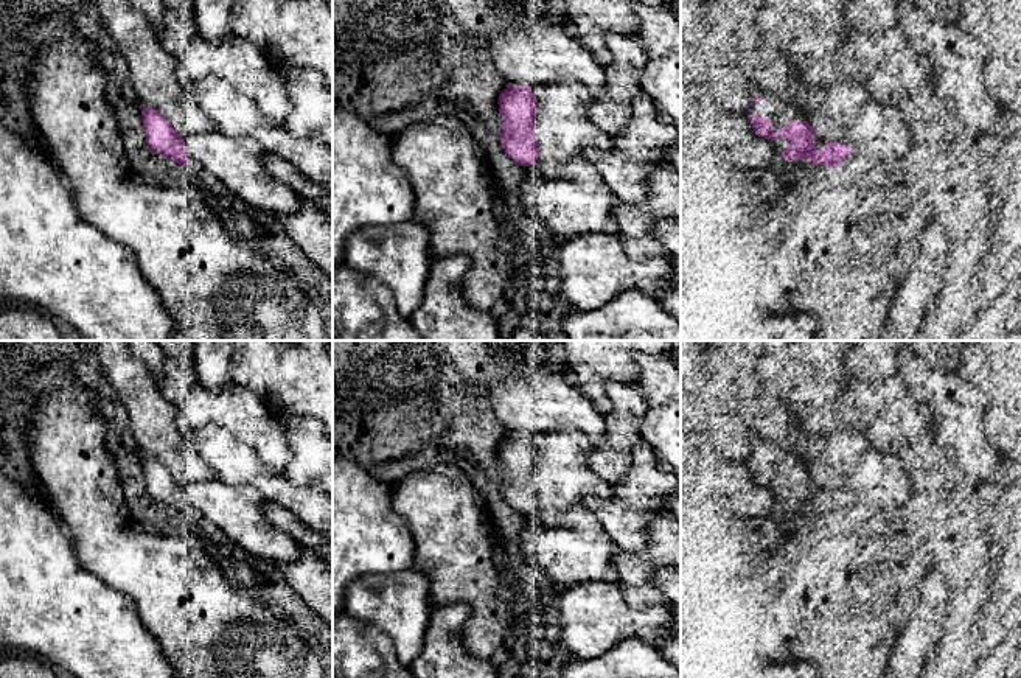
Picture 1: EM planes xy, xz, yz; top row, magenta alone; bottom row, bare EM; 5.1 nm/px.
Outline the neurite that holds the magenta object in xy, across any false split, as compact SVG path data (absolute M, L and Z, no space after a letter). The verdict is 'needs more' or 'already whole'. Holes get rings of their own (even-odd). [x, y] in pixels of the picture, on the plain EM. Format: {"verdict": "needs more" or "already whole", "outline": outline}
{"verdict": "needs more", "outline": "M146 456L141 470L154 502L179 515L193 513L224 541L277 568L300 558L300 544L266 518L266 499L255 487L228 485L216 477L183 488L162 462Z"}

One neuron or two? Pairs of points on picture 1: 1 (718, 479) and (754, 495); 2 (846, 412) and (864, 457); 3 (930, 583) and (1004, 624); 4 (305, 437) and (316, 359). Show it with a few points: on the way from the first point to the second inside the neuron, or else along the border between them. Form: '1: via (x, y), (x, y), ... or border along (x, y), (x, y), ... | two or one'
1: via (728, 482), (745, 495) | one
2: border along (852, 425), (838, 431) | two
3: border along (993, 580), (989, 601) | two
4: border along (280, 414), (306, 415), (316, 420) | two

